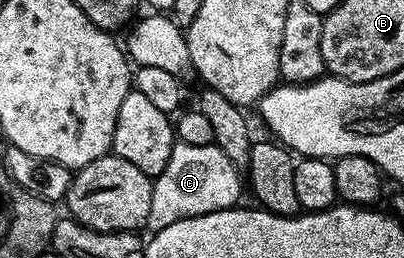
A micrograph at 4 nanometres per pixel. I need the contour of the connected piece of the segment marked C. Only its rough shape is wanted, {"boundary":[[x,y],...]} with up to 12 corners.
{"boundary":[[177,142],[147,228],[234,208],[240,169],[215,143]]}

